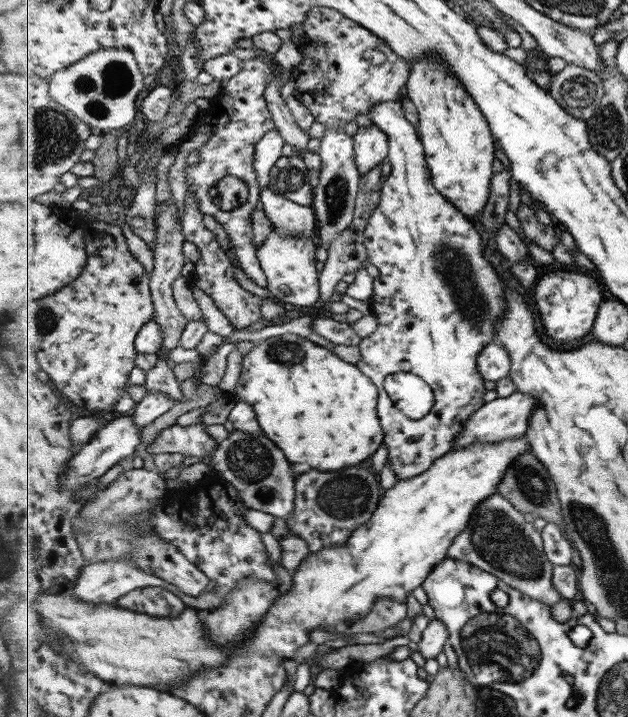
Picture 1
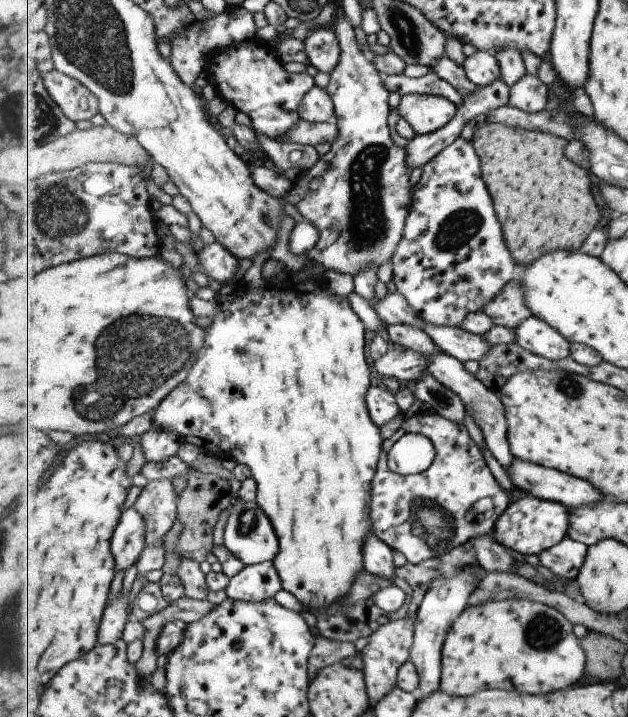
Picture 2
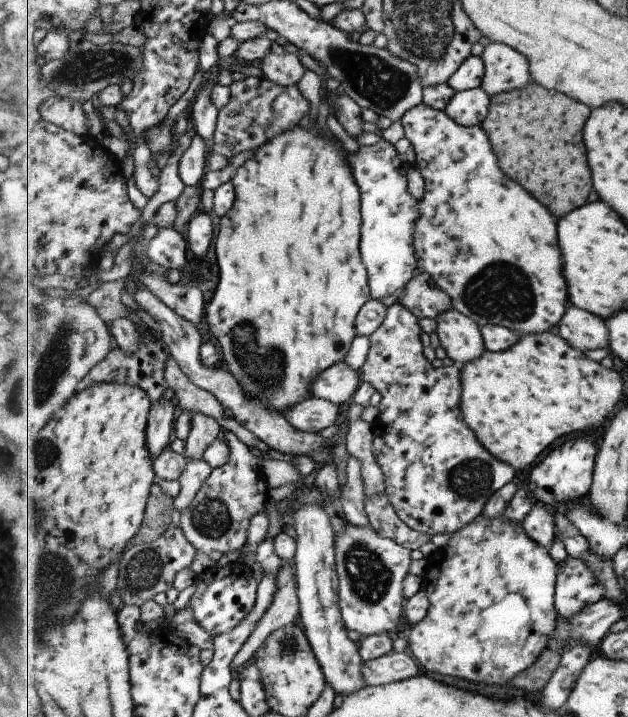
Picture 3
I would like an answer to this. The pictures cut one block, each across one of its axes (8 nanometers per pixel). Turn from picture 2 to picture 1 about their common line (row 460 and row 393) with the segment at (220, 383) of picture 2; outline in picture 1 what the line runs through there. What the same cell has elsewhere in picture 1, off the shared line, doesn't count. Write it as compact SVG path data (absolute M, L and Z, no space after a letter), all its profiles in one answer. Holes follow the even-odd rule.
M285 334L258 343L243 358L235 393L237 402L247 402L256 410L262 432L275 440L275 444L293 463L303 468L309 464L311 469L333 472L359 466L385 443L386 434L378 415L380 391L371 377L356 364L337 356L333 350L295 334Z

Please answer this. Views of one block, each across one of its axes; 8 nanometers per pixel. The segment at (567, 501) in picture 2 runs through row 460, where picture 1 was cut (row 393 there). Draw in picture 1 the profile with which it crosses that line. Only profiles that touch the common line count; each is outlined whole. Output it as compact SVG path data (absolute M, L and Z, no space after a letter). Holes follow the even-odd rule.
M521 391L515 392L507 398L496 398L486 403L479 412L476 412L472 418L466 422L466 429L456 438L453 449L468 447L470 444L485 441L501 442L502 440L515 440L526 436L529 430L530 418L535 411L535 398L529 394L523 394Z

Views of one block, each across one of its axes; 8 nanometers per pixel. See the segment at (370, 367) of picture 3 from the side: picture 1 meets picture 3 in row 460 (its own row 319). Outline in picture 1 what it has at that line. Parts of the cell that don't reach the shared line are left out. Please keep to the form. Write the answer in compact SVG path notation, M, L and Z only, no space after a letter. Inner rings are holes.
M382 102L368 115L389 137L391 171L384 181L381 202L364 232L369 263L380 273L374 280L374 294L369 302L370 312L377 317L379 327L360 343L362 359L356 364L379 388L378 415L387 436L384 442L389 446L388 462L397 480L415 478L447 455L454 448L456 438L466 429L466 422L486 404L483 396L487 388L478 359L481 351L495 341L495 327L508 312L503 282L497 269L486 259L490 251L486 235L437 190L423 141L417 127L407 120L402 105L403 102ZM398 372L416 374L433 388L435 406L427 416L419 420L401 416L384 387L386 376Z

